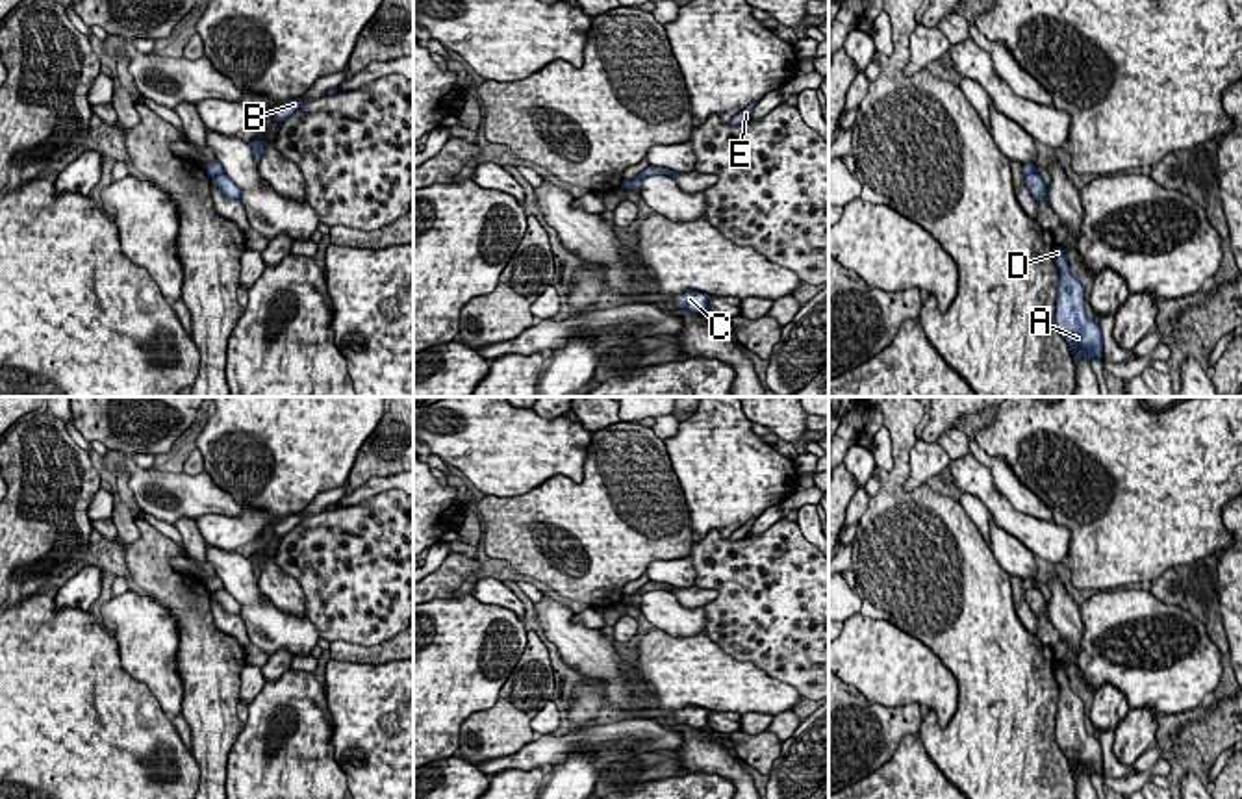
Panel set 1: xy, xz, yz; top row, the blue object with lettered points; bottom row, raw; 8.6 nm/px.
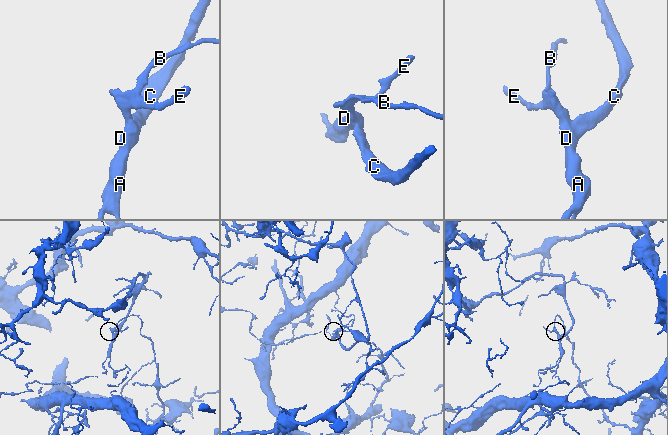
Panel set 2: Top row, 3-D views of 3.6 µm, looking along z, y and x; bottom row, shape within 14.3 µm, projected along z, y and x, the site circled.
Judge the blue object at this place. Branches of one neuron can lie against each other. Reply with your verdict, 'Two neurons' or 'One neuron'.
Two neurons

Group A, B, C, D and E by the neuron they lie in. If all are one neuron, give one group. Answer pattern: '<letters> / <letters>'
A C D E / B

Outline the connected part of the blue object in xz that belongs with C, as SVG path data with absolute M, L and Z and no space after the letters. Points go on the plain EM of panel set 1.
M684 706L682 710L675 712L675 719L682 725L690 725L693 729L706 729L708 727L708 714L710 710L699 706Z

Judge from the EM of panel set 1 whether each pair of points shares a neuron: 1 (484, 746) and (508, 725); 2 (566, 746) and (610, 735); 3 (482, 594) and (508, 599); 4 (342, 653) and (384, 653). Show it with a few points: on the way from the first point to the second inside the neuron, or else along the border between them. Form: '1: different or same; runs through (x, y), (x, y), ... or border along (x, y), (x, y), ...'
1: same; runs through (490, 740), (503, 729)
2: same; runs through (577, 740), (599, 740)
3: same; runs through (488, 594), (503, 597)
4: same; runs through (353, 653), (373, 653)

